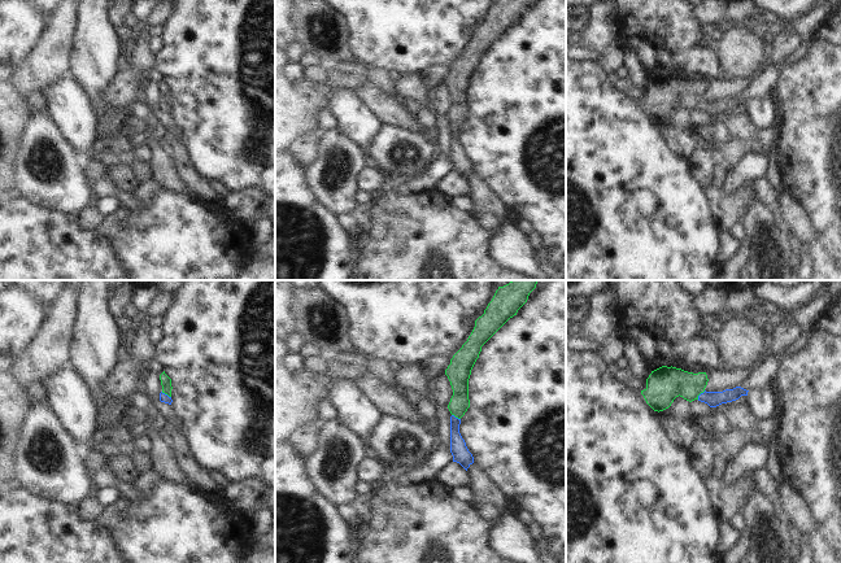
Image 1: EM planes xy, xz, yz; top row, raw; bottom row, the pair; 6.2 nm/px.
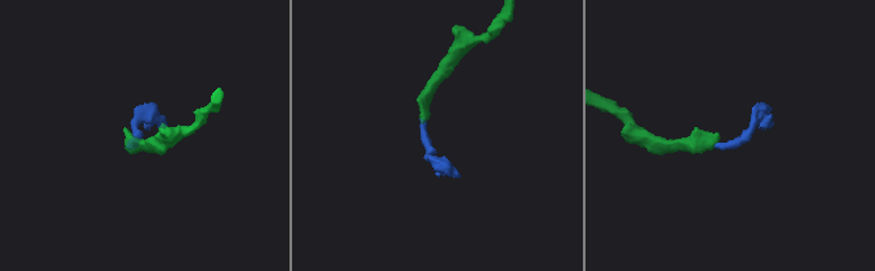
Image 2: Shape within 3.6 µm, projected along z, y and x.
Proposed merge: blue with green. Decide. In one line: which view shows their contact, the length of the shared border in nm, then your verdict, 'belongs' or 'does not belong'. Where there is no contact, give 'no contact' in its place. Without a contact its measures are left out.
yz | 80 nm | belongs

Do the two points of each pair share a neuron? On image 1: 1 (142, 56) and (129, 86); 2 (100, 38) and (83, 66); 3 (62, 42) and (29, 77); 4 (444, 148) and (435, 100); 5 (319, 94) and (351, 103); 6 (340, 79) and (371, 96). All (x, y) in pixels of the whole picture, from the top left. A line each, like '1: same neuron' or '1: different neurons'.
1: same neuron
2: same neuron
3: same neuron
4: same neuron
5: different neurons
6: different neurons

